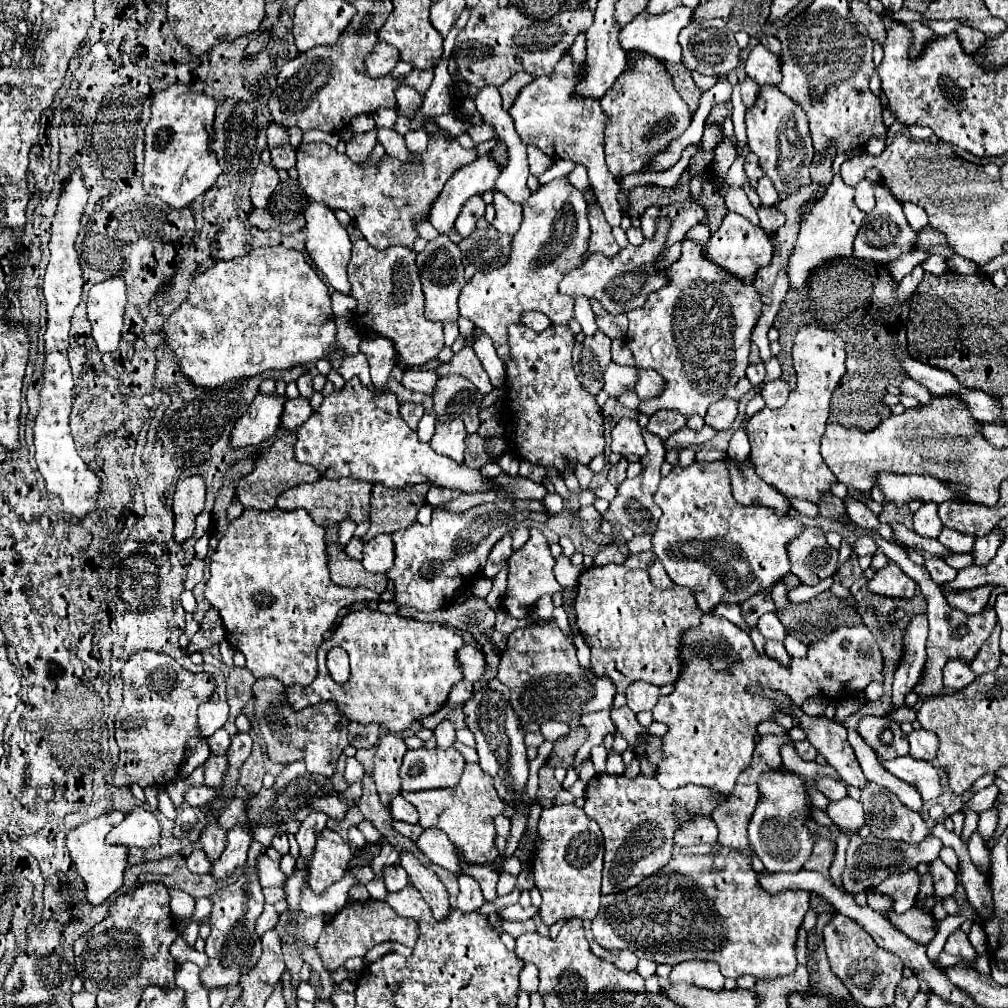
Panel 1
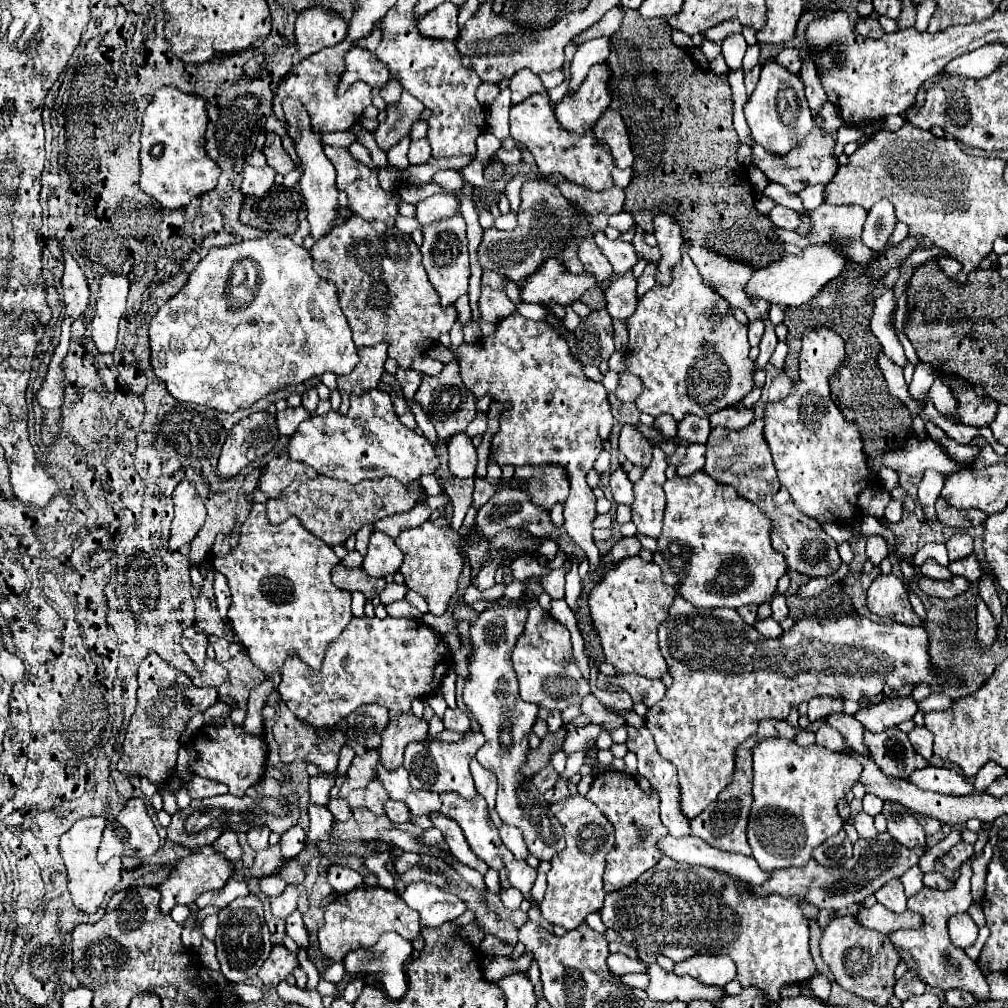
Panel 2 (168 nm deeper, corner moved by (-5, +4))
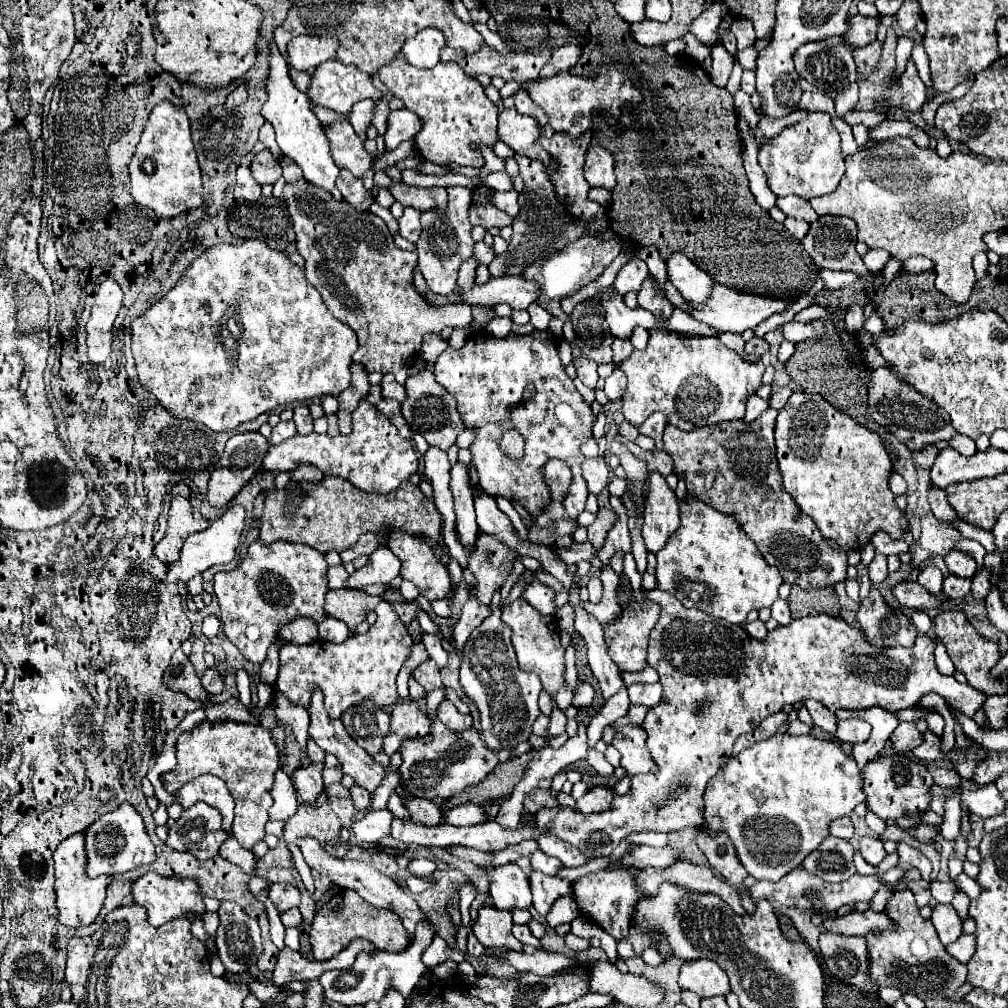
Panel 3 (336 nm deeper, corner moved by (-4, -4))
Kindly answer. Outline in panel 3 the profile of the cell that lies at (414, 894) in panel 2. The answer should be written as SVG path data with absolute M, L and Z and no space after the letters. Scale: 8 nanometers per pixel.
M421 923L421 927L417 927L417 931L415 931L415 941L407 951L401 951L401 953L381 951L375 955L361 953L351 969L347 969L347 971L325 971L319 977L319 981L323 985L325 999L335 1001L343 1007L351 1007L351 1005L363 1005L367 1001L381 999L387 989L397 989L397 991L401 991L401 995L409 997L411 991L423 979L423 975L429 971L427 965L423 965L421 955L431 945L433 937L435 937L435 927L431 923Z

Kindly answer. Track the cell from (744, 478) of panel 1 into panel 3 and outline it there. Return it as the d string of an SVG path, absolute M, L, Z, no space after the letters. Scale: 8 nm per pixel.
M769 407L751 423L733 419L693 431L681 431L667 423L663 449L673 459L673 473L685 479L689 495L733 517L747 537L755 541L763 559L781 573L785 583L805 591L833 587L847 579L847 551L825 539L813 519L783 489L775 459L775 417L777 411Z

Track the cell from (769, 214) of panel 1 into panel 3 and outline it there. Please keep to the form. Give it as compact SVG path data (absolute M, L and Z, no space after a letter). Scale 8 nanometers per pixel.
M785 219L785 229L793 235L793 237L797 237L797 239L803 239L805 235L807 235L807 231L809 231L809 223L805 223L805 221L797 221L797 219Z

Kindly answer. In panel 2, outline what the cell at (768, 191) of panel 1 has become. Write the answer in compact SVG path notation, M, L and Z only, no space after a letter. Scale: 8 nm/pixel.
M770 181L762 193L764 193L766 197L774 199L778 205L790 207L790 209L794 209L794 211L804 211L804 205L802 205L800 197L794 195L794 193L790 193L790 191L786 191L786 187L782 187L780 183Z

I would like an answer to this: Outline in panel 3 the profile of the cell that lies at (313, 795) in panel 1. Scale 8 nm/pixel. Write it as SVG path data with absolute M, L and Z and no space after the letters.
M199 801L189 807L169 829L167 845L205 861L219 853L219 847L225 839L227 835L221 831L221 813Z

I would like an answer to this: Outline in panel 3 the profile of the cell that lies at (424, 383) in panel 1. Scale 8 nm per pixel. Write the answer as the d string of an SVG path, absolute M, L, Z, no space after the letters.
M383 375L383 379L381 379L381 395L397 399L401 403L405 399L405 387L399 385L393 375Z

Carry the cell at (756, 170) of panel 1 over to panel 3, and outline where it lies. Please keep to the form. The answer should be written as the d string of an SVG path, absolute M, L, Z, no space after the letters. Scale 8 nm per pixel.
M819 111L809 113L803 121L785 127L779 135L761 145L759 165L767 177L769 189L777 197L797 195L813 199L833 193L845 173L845 155L841 153L841 139L831 123L831 115Z

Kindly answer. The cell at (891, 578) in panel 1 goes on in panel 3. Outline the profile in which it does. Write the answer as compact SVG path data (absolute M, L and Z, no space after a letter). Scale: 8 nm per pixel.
M871 589L869 597L861 601L857 621L863 637L877 647L911 647L917 637L917 629L901 613L891 609L877 589Z

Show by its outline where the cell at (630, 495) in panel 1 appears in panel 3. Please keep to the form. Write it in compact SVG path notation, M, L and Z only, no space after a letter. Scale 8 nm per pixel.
M663 475L649 477L649 493L645 501L645 527L643 539L649 553L661 551L671 535L679 529L679 505L675 493L667 487Z

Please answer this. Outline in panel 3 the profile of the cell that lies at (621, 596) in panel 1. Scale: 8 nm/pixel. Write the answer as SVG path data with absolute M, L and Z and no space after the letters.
M645 597L645 605L631 599L629 607L623 609L621 619L613 625L605 625L605 639L609 657L619 669L635 673L647 667L645 651L651 627L657 623L657 607Z

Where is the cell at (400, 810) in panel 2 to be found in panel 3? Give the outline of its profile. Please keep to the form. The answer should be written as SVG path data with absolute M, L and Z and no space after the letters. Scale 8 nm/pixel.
M385 807L381 811L373 811L373 813L365 815L361 821L353 823L351 831L355 833L355 841L359 845L363 845L363 843L377 843L383 837L389 837L391 821L393 821L393 815Z

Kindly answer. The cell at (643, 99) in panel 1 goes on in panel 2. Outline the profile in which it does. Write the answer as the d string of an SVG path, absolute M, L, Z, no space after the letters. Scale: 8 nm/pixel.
M608 107L602 113L602 117L596 123L596 135L604 143L610 145L614 161L616 161L618 167L622 167L622 169L632 167L634 153L632 153L632 147L630 147L630 135L628 135L628 129L626 129L622 117L618 115L618 111Z

